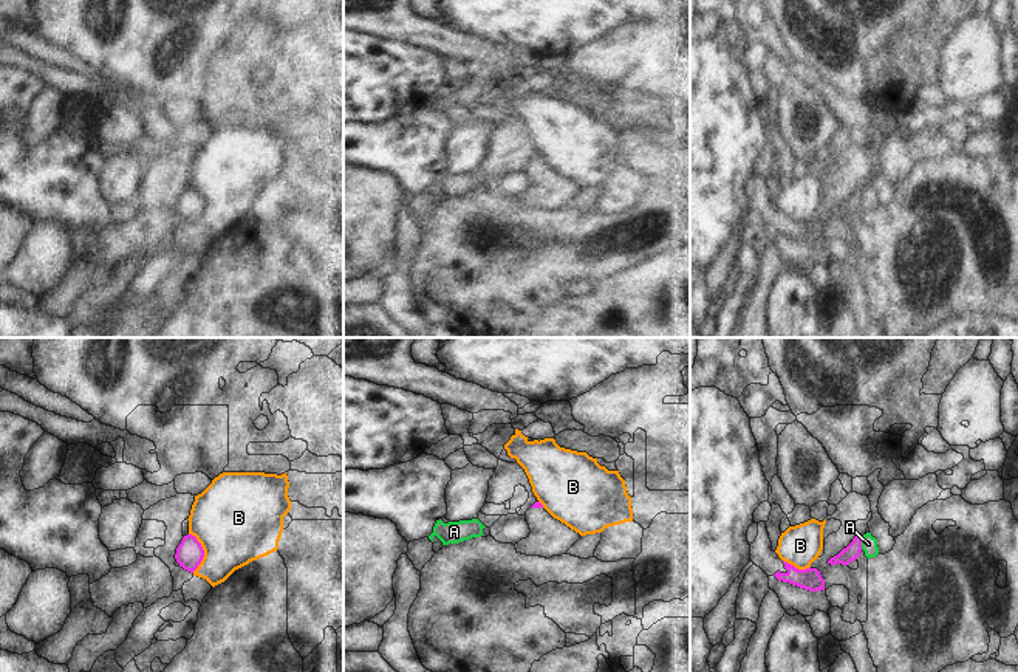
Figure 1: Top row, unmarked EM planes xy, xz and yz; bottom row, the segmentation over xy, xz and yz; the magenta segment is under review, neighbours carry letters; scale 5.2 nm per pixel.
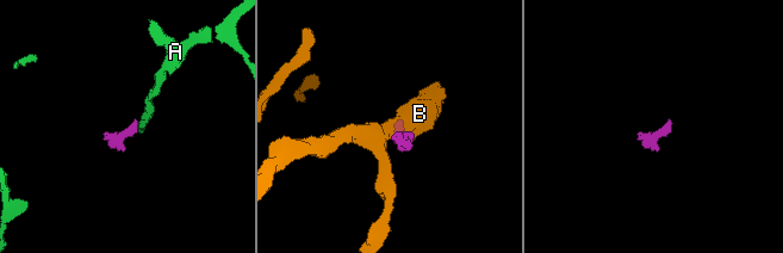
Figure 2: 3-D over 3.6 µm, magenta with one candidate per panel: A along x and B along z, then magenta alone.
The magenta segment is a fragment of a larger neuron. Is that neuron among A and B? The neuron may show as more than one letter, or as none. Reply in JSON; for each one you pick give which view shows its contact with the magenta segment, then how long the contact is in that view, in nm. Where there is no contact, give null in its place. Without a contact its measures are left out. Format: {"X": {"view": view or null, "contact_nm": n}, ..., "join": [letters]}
{"join": []}

